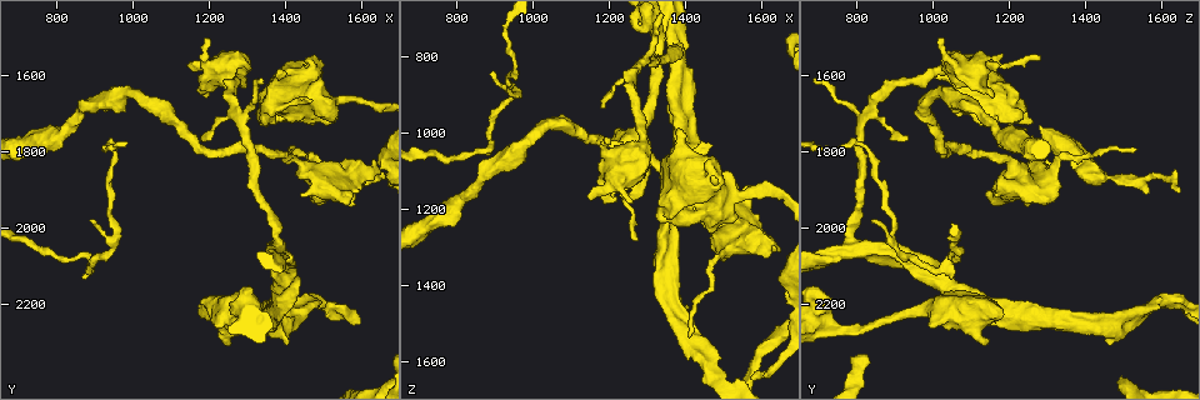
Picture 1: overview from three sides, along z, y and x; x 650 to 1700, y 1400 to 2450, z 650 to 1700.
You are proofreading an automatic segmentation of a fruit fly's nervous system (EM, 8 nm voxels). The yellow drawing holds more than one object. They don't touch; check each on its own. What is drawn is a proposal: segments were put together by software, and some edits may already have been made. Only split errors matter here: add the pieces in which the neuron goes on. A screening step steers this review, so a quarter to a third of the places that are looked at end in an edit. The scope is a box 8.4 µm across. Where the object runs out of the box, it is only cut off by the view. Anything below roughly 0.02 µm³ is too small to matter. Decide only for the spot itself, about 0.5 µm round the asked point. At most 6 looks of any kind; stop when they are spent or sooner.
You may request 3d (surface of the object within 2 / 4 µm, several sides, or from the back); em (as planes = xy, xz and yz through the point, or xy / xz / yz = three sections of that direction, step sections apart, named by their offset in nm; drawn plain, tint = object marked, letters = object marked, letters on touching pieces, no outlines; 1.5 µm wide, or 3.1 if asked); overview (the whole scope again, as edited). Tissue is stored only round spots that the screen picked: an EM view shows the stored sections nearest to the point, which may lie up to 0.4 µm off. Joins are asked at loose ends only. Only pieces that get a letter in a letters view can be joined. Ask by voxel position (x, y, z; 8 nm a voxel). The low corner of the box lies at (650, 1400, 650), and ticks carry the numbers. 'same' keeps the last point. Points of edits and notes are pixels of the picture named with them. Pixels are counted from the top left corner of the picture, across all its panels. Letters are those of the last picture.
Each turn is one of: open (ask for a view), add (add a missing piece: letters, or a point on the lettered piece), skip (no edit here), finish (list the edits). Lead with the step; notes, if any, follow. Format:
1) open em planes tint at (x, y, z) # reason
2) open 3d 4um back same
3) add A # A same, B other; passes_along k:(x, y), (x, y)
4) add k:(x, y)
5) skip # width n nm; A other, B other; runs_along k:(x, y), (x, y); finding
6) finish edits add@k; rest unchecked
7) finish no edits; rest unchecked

open 3d 2um at (890, 1975, 840) # tapers out

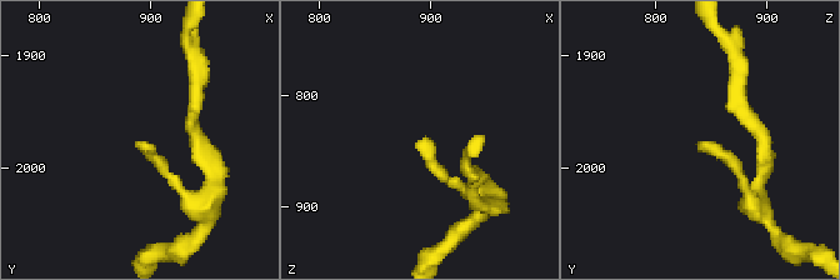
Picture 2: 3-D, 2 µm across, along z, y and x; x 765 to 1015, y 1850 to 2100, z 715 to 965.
open em planes letters at (892, 1980, 838) # shape alone is not enough

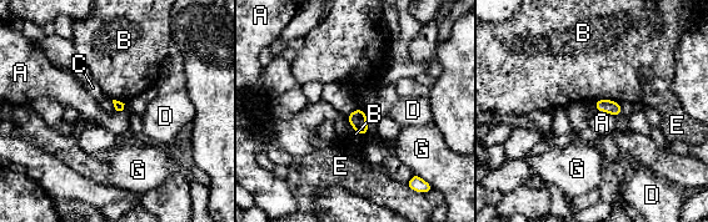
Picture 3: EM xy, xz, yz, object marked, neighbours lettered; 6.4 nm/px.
skip # longest_contact B 180 nm; A other, B other, C other, D other, E other, G other; no lettered piece goes on from it

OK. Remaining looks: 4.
open em planes letters at (1150, 1560, 1165) # an open end

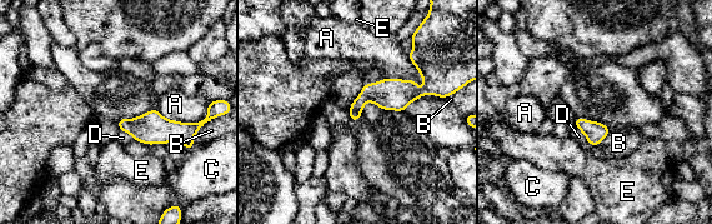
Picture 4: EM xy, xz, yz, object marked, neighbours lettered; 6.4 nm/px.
skip # A other, B other, C other, D other, E other; border 4:(201, 127), (194, 137), (192, 147); no lettered piece goes on from it

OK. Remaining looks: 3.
open em yz step 4 tint at (1375, 1590, 985) # free end

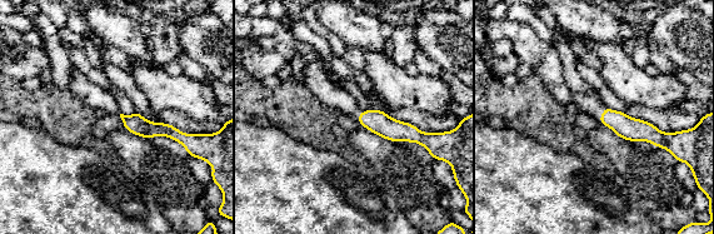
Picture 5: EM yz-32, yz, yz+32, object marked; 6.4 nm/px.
open em yz step 4 letters same # see the neighbours

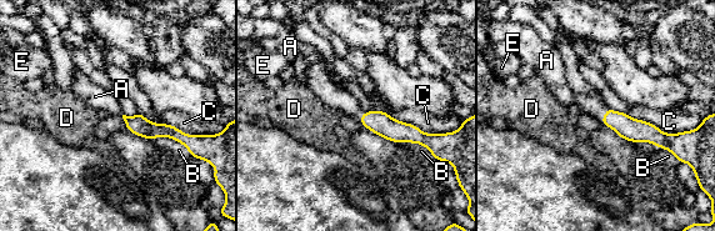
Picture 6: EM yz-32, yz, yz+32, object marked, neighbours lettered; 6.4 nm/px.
add A # width 120 nm; A same, B other, C other, D other, E other; it goes on there

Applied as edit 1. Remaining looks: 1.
finish edits add@6; rest unchecked

